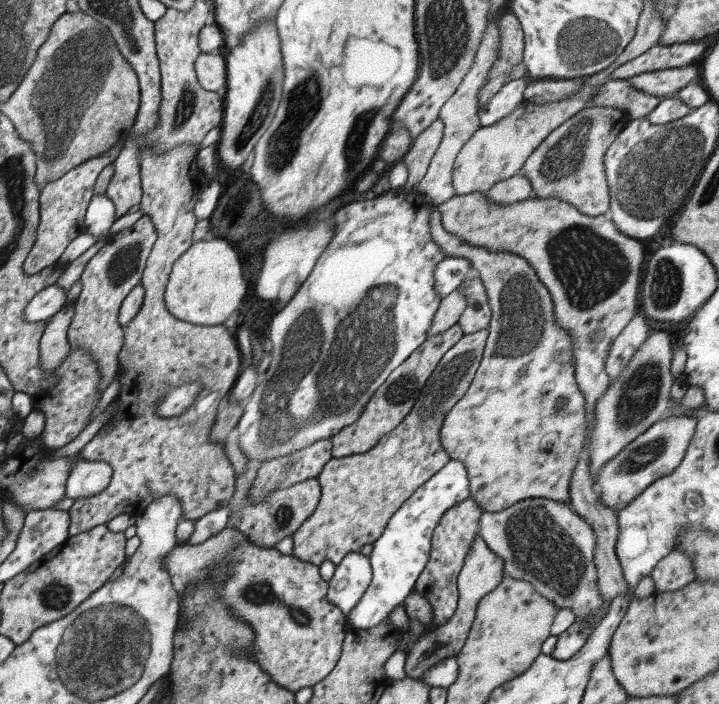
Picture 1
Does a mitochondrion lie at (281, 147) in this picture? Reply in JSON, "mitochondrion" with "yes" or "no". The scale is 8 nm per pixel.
{"mitochondrion":"yes"}

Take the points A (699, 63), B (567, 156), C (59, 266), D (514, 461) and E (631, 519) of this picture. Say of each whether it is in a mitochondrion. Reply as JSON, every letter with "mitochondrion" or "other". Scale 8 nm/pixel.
{"A":"other","B":"mitochondrion","C":"other","D":"other","E":"other"}

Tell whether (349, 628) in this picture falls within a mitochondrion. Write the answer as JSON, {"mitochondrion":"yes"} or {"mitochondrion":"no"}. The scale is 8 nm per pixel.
{"mitochondrion":"no"}

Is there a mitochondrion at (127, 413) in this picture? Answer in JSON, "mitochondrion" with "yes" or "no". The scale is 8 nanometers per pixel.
{"mitochondrion":"no"}

